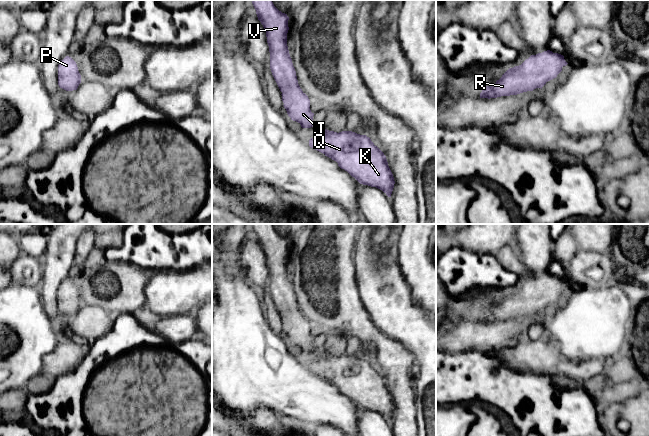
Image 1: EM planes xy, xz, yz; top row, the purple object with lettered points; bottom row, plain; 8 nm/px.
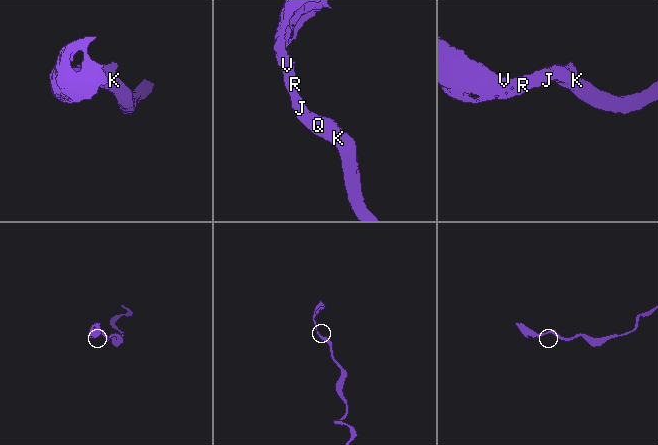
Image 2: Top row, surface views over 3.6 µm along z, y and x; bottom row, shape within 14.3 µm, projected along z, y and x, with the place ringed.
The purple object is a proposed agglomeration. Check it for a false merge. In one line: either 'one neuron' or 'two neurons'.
one neuron

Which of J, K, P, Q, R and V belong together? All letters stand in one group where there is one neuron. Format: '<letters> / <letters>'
J K P Q R V

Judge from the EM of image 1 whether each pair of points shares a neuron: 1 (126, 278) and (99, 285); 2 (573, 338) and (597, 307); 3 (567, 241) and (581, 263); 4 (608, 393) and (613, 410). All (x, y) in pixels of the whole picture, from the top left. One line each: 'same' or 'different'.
1: same
2: same
3: different
4: different

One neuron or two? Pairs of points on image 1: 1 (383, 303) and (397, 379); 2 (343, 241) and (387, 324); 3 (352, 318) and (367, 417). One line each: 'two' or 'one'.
1: two
2: two
3: two

